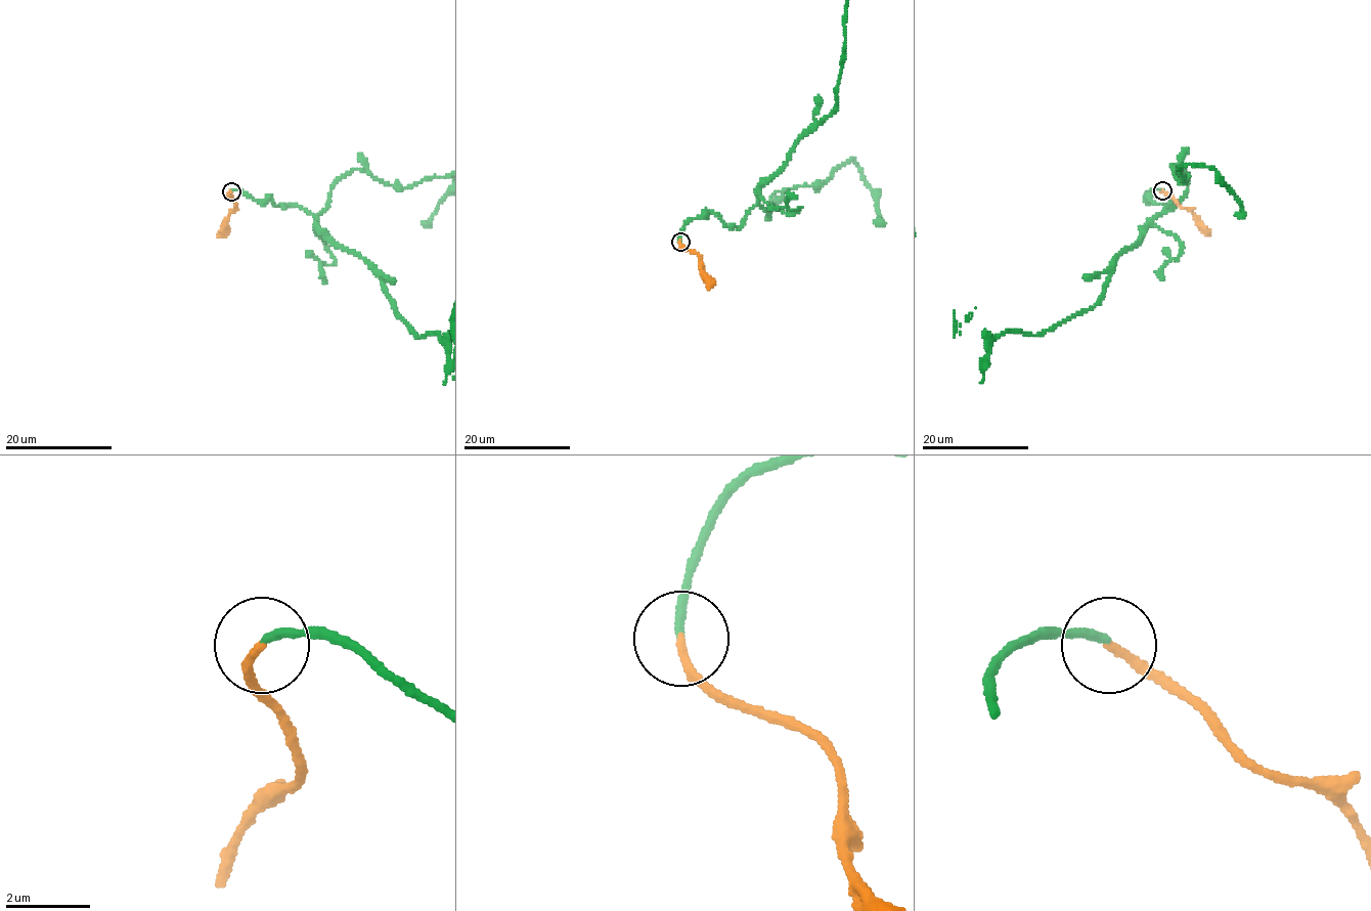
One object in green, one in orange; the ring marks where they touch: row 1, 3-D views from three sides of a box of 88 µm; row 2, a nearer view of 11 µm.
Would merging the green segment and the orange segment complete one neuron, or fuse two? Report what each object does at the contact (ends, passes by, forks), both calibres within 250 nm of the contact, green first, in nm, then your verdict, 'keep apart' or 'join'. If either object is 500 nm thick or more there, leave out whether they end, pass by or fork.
green ends; orange ends; calibres 190 and 190 nm; join

